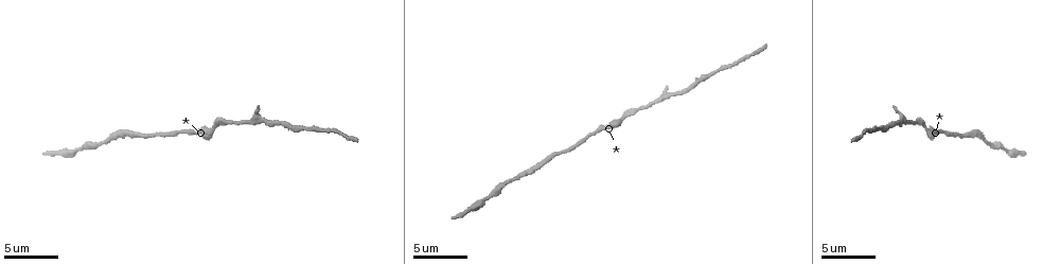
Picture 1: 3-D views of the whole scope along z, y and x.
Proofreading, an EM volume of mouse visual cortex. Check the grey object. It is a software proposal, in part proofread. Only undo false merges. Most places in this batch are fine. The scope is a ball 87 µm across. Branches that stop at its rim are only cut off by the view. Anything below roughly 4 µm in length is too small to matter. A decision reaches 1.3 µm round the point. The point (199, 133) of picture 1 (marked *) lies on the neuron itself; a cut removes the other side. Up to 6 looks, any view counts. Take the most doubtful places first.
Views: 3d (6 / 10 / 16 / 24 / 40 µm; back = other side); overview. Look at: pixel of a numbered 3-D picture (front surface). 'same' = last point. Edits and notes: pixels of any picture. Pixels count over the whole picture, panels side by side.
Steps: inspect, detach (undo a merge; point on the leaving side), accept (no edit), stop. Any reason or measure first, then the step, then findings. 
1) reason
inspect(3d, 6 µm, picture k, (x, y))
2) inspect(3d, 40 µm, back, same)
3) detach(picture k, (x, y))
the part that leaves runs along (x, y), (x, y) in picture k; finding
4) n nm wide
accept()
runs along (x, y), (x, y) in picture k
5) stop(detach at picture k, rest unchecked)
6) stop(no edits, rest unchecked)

a narrow waist
inspect(3d, 16 µm, picture 1, (714, 71))

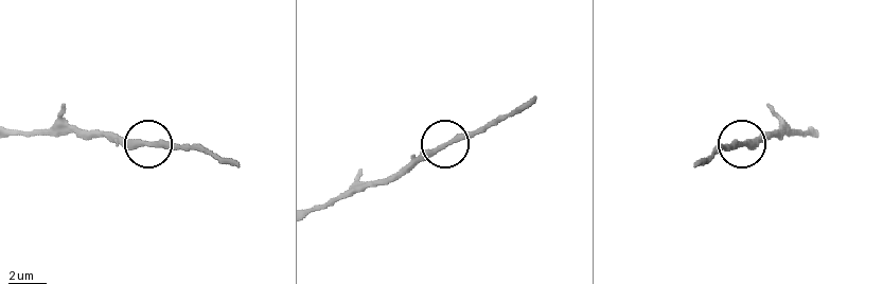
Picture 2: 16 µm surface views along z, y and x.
accept()
runs along (18, 132), (108, 132), (152, 142), (197, 142) in picture 2; all the same neuron

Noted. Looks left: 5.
thick turns thin
inspect(3d, 16 µm, picture 1, (549, 156))

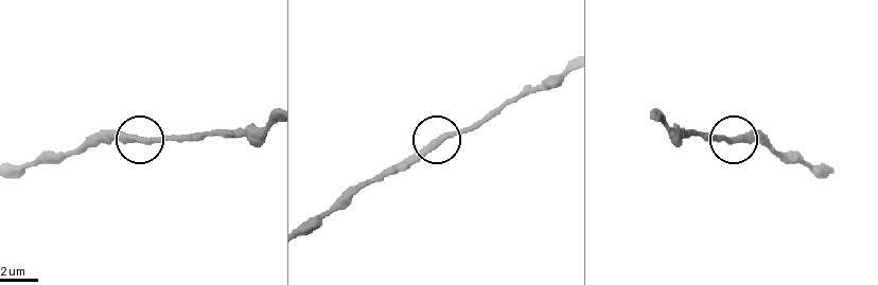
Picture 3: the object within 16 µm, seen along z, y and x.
inspect(3d, 6 µm, picture 3, (436, 143))

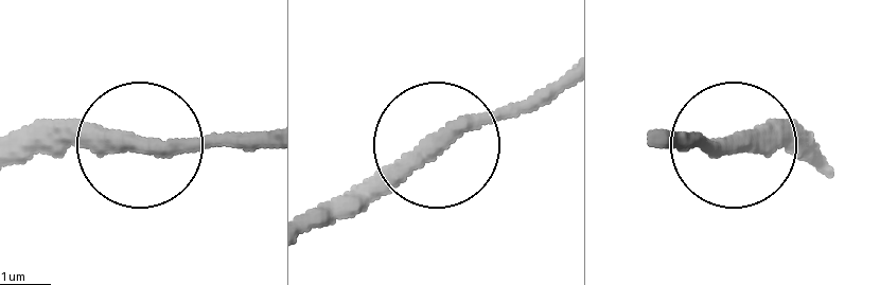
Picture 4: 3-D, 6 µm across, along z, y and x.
accept()
runs along (564, 69), (412, 148), (340, 216) in picture 4; all the same neuron

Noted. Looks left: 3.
thick turns thin
inspect(3d, 10 µm, picture 1, (96, 143))

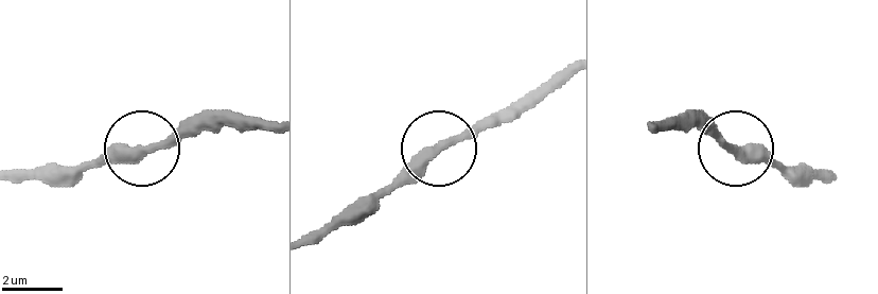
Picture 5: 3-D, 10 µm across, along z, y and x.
inspect(3d, 10 µm, back, picture 5, (144, 149))

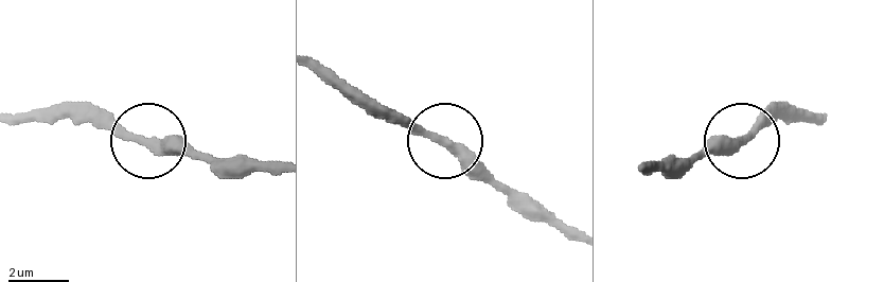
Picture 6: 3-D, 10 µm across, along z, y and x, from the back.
accept()
runs along (19, 111), (95, 111), (141, 137), (222, 157) in picture 6; continuous, no second neuron

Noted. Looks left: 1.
stop(no edits, rest unchecked)

